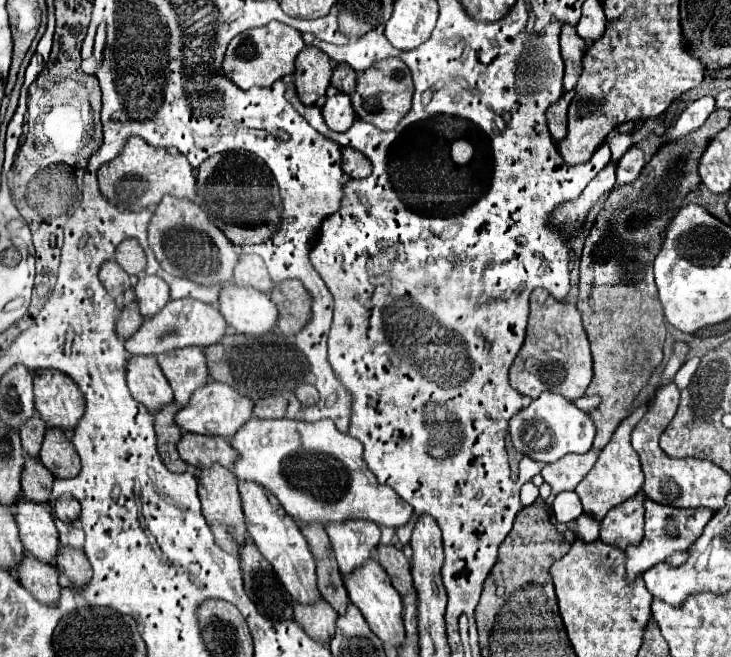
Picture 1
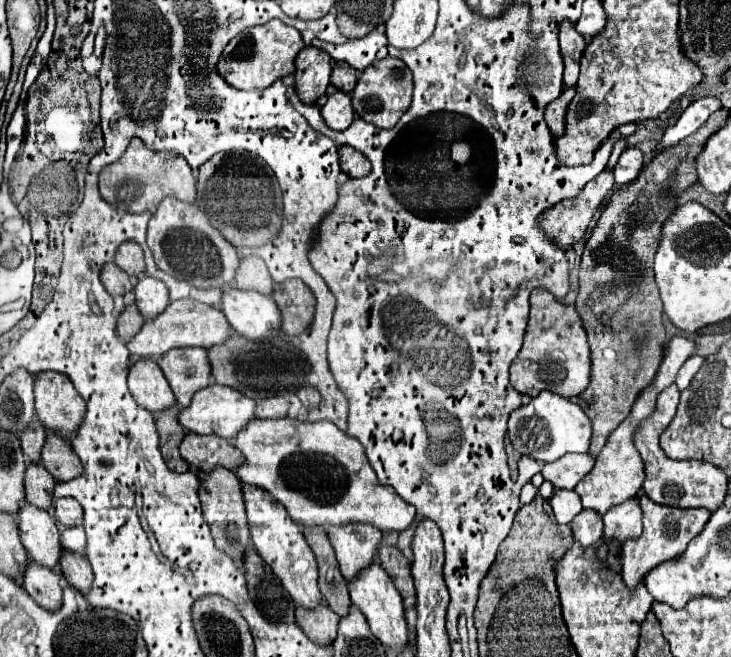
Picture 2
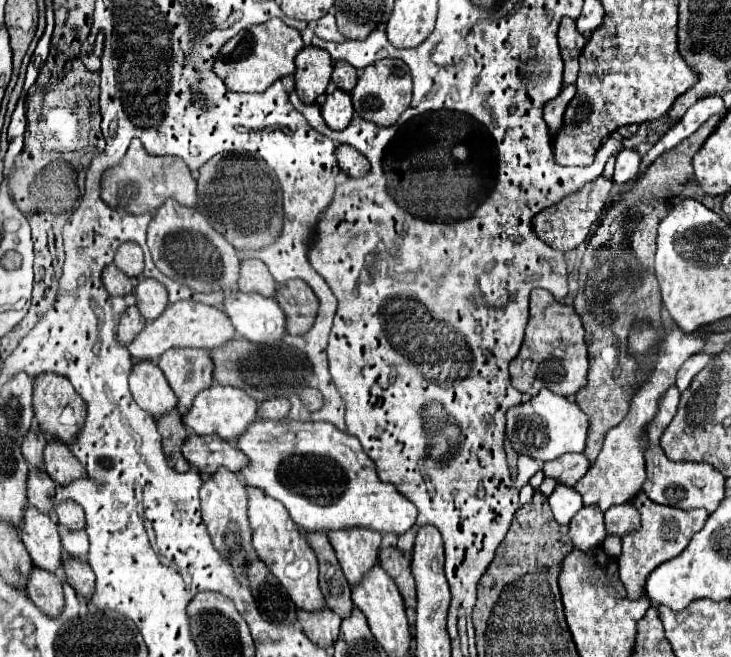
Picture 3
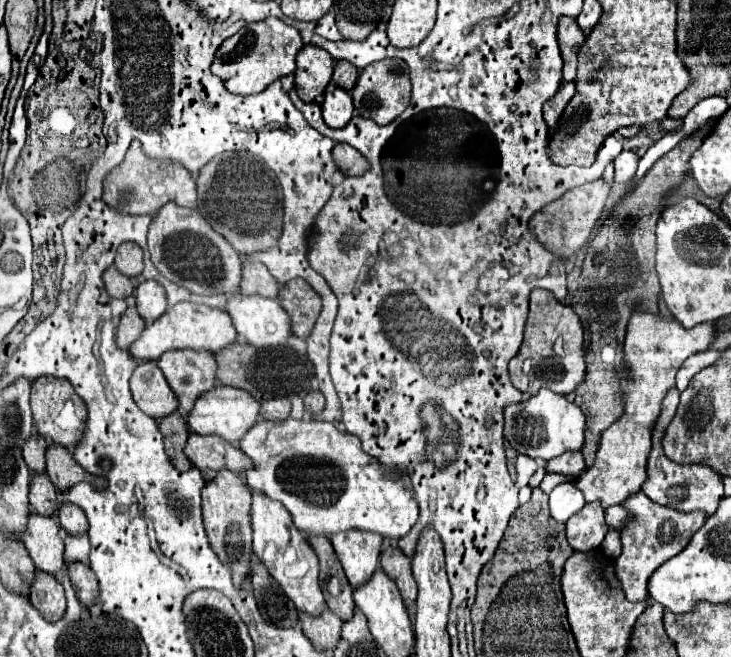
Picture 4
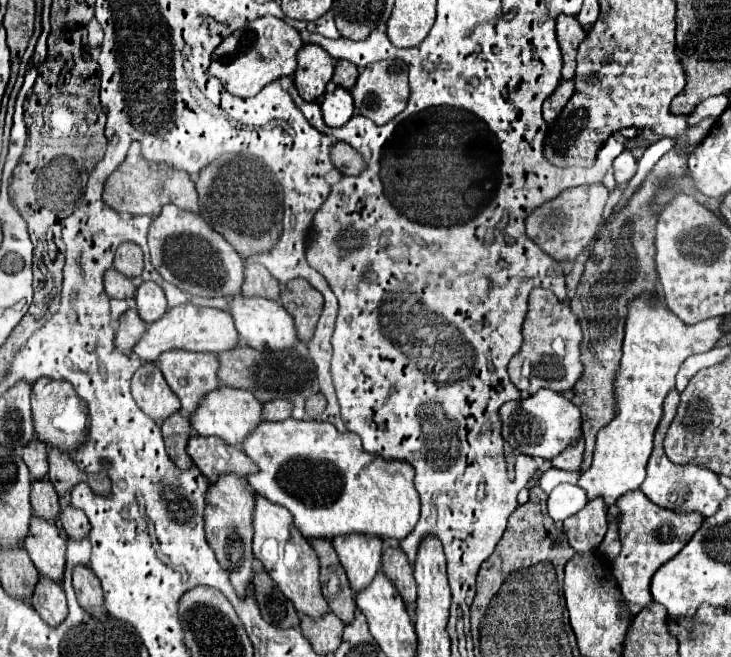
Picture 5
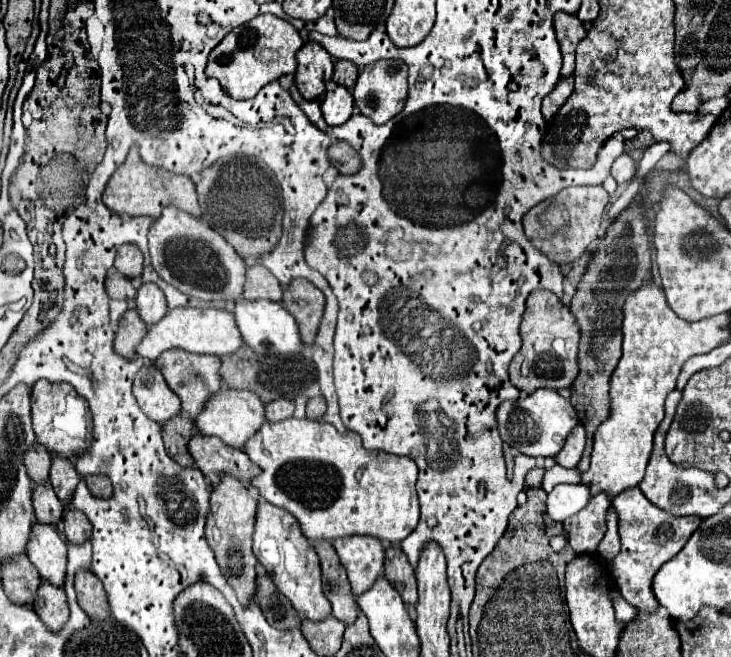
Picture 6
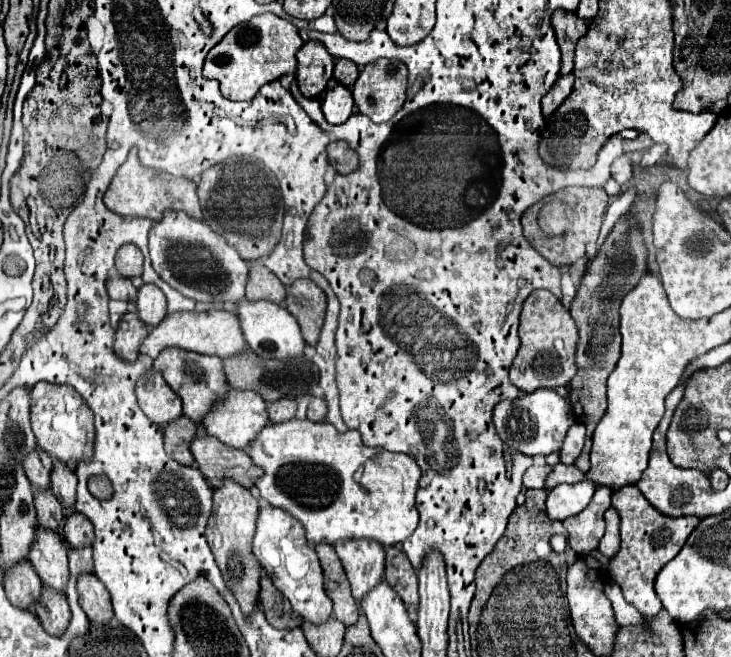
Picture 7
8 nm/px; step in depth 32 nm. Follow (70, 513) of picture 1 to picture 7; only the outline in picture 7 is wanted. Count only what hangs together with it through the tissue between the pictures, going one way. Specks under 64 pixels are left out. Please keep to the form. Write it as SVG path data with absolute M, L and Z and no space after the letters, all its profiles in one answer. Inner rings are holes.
M70 512L66 516L66 524L64 524L64 538L70 546L74 548L82 548L86 544L92 544L92 524L88 522L88 518L84 518L84 514L80 512Z

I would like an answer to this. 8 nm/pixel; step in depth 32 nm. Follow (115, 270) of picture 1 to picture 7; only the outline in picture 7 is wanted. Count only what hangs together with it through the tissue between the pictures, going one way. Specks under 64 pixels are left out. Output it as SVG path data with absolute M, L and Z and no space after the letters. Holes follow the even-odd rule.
M112 274L106 280L106 288L112 300L136 300L136 286L130 282L130 278L124 278L120 274Z

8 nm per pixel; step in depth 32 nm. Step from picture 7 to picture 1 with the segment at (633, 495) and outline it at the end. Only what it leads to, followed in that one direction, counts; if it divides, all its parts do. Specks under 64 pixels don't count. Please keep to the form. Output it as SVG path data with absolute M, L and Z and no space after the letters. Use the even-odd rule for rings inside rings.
M652 500L644 502L646 506L646 536L640 546L630 546L626 548L626 570L628 578L636 578L638 574L646 572L650 566L664 562L668 554L678 552L678 550L688 550L690 544L702 534L704 526L710 522L714 516L714 510L710 508L672 508L668 504L656 504Z

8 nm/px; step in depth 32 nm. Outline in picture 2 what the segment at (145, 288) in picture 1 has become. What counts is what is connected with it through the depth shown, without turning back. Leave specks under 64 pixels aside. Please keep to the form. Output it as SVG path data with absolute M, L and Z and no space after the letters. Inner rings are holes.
M142 276L134 288L136 304L144 318L156 318L164 306L168 306L168 288L162 280L152 276Z

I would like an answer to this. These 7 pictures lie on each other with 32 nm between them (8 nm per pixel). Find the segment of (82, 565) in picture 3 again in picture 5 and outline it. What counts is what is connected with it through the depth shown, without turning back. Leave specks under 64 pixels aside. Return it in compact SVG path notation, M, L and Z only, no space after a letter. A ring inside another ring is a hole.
M74 566L72 568L72 584L76 590L76 598L80 606L96 616L106 616L102 608L102 590L100 590L100 580L88 566Z

